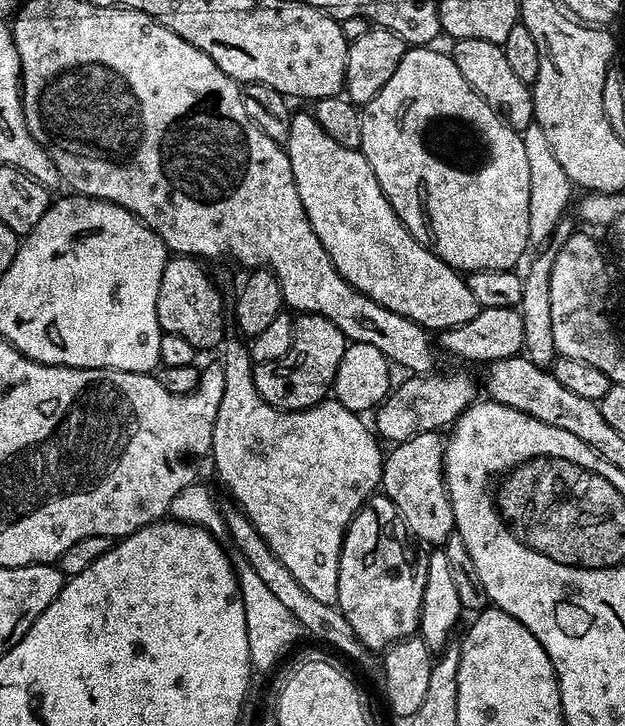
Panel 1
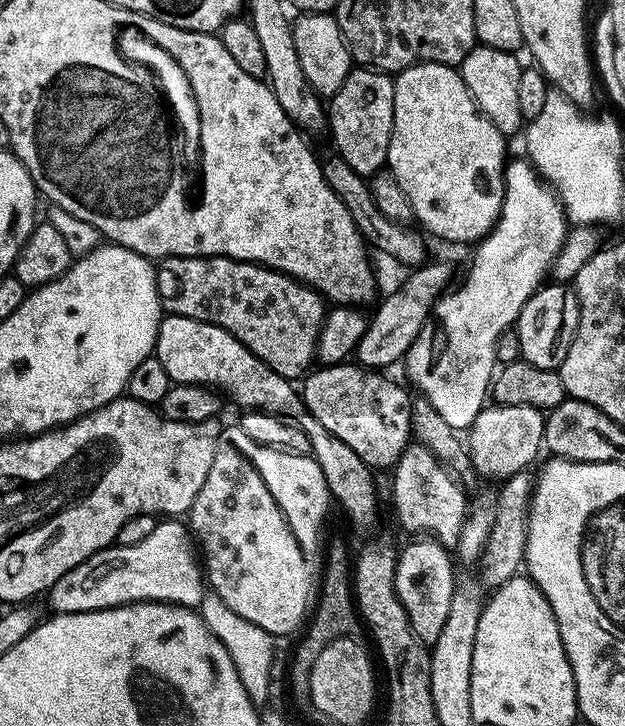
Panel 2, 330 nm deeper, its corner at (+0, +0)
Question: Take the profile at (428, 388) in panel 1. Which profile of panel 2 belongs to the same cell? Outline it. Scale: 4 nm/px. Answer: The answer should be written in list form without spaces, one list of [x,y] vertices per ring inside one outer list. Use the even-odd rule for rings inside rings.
[[[343,362],[328,367],[320,366],[309,371],[303,377],[303,384],[302,399],[309,414],[318,418],[318,422],[322,422],[322,426],[326,426],[326,430],[331,436],[342,438],[342,442],[346,442],[346,446],[350,446],[350,450],[354,450],[354,454],[358,454],[358,458],[367,462],[369,468],[373,470],[391,469],[399,462],[400,455],[408,449],[408,445],[413,439],[410,426],[412,400],[394,381],[387,380],[379,371],[369,370],[352,362]]]

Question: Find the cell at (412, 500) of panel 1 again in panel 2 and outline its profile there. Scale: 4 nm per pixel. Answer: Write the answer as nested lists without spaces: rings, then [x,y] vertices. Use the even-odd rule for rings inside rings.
[[[493,403],[485,406],[474,418],[471,428],[466,432],[466,447],[468,456],[472,460],[472,468],[477,477],[495,482],[503,482],[510,479],[514,474],[531,469],[532,463],[536,460],[536,455],[544,448],[544,421],[545,413],[534,406],[506,406],[505,404]]]

